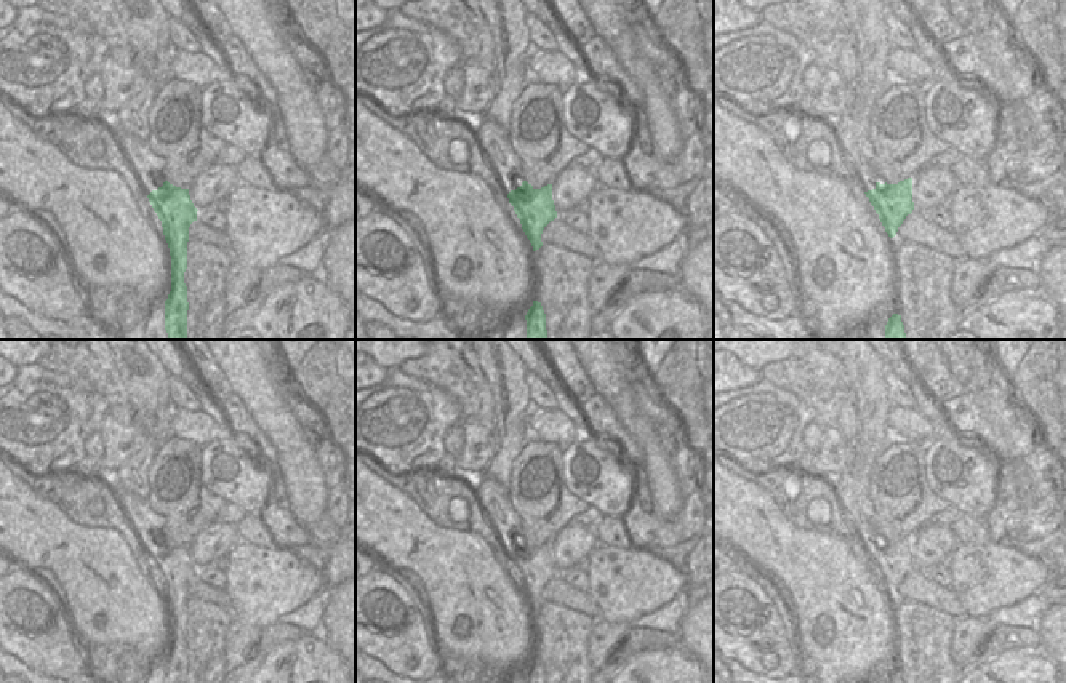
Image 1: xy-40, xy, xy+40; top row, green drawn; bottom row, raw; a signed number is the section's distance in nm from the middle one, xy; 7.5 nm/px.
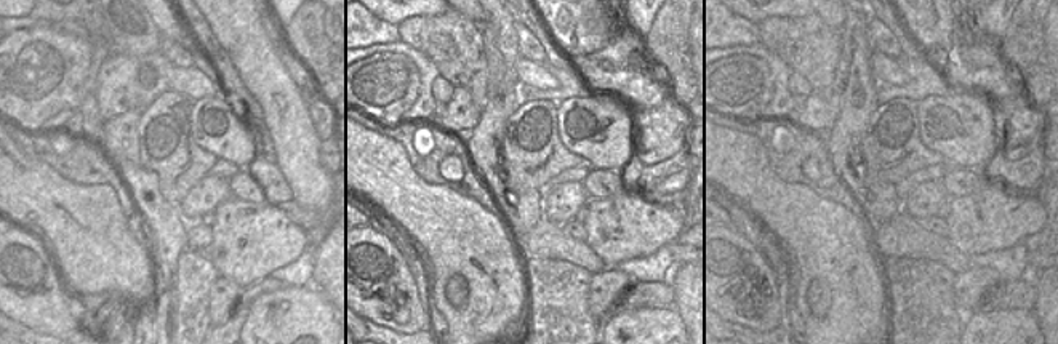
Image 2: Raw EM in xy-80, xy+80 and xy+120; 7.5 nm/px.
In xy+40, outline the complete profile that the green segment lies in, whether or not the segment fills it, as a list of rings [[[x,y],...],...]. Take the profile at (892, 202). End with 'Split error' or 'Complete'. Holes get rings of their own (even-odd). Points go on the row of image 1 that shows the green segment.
[[[853,93],[853,102],[839,118],[831,120],[839,149],[852,166],[866,197],[874,206],[885,232],[893,238],[898,227],[914,210],[912,178],[887,184],[879,176],[879,163],[869,142],[869,118],[872,107]]]. Split error

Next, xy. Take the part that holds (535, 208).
[[[483,117],[472,120],[472,125],[483,155],[514,206],[533,251],[539,250],[544,227],[557,218],[552,184],[535,189],[522,178],[522,162],[511,147],[507,130]]]. Split error

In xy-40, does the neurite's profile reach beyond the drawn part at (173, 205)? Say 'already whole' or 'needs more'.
needs more

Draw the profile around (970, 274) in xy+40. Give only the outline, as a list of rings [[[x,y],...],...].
[[[912,210],[898,227],[893,243],[909,242],[922,245],[938,253],[944,253],[956,261],[951,282],[951,299],[956,309],[968,306],[978,288],[984,288],[997,266],[989,259],[970,259],[965,256],[964,246],[951,229],[941,229],[928,221],[925,213]]]

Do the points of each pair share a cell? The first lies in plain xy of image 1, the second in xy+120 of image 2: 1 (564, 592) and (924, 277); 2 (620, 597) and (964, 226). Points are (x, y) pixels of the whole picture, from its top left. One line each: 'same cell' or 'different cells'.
1: different cells
2: same cell

